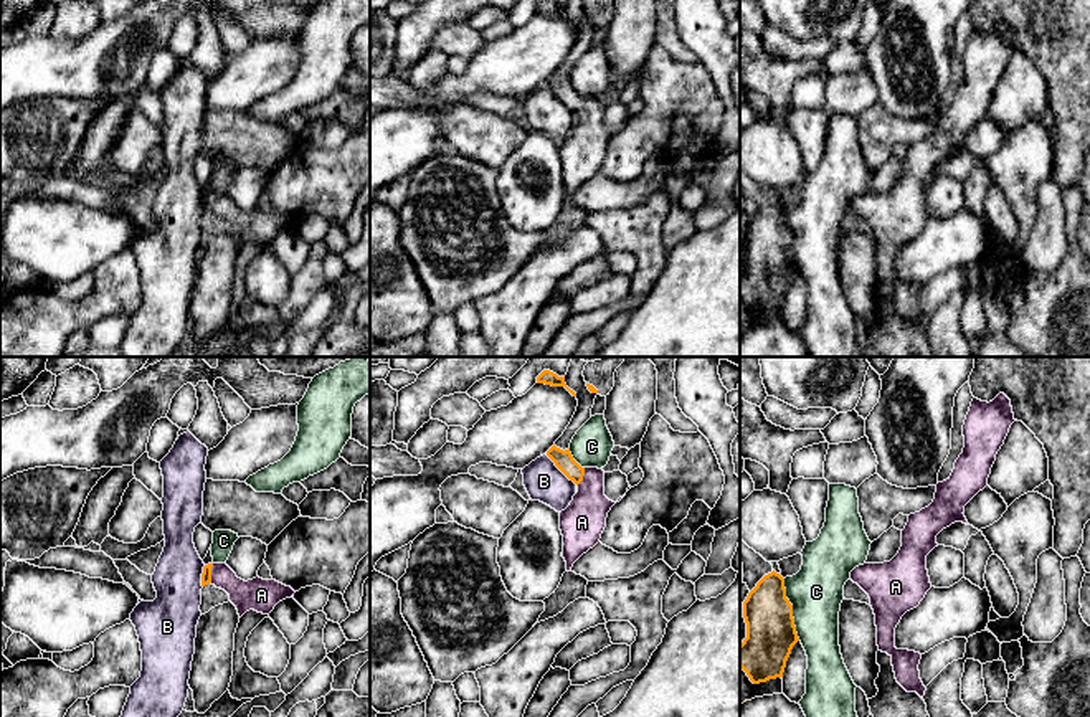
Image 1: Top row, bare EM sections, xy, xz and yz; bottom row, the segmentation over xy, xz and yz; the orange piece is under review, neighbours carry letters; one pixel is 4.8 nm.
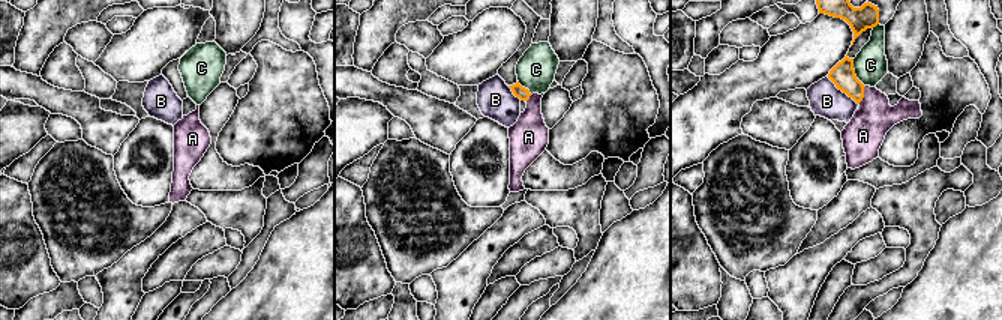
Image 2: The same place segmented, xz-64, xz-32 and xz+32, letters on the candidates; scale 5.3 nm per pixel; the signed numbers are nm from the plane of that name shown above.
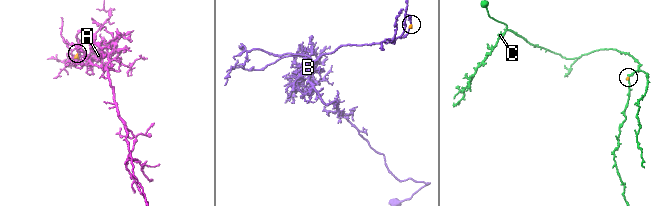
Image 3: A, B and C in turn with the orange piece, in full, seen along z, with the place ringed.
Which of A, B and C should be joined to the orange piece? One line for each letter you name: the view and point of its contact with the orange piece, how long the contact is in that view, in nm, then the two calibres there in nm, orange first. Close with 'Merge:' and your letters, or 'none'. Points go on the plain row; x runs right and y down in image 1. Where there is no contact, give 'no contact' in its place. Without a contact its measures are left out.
A: contact xy (210, 204); length 100 nm; calibres 50 and 150 nm
Merge: A

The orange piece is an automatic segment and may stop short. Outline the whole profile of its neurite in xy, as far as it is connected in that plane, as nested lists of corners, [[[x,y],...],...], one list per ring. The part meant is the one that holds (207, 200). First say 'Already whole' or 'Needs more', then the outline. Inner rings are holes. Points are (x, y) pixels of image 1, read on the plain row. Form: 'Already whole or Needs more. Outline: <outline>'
Needs more. Outline: [[[208,193],[203,197],[201,216],[208,213],[230,225],[230,231],[236,236],[239,248],[249,240],[269,245],[279,231],[296,223],[291,216],[276,210],[256,207],[244,211],[226,193]]]

